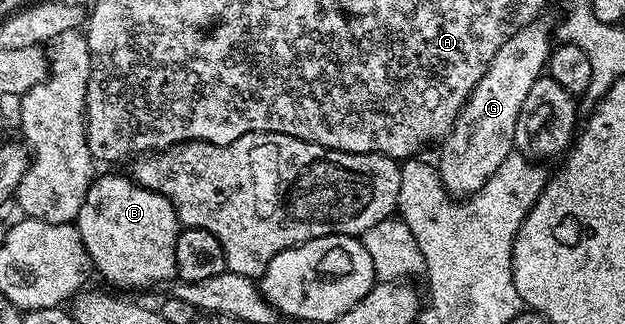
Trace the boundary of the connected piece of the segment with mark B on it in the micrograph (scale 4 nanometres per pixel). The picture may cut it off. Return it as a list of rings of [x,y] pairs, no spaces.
[[[122,174],[95,177],[94,183],[88,188],[88,196],[84,196],[84,204],[80,204],[76,225],[80,240],[84,240],[84,248],[88,248],[94,270],[102,273],[112,285],[119,286],[114,287],[119,291],[146,290],[161,282],[173,283],[176,278],[176,240],[180,223],[170,199],[138,185],[133,178]]]

